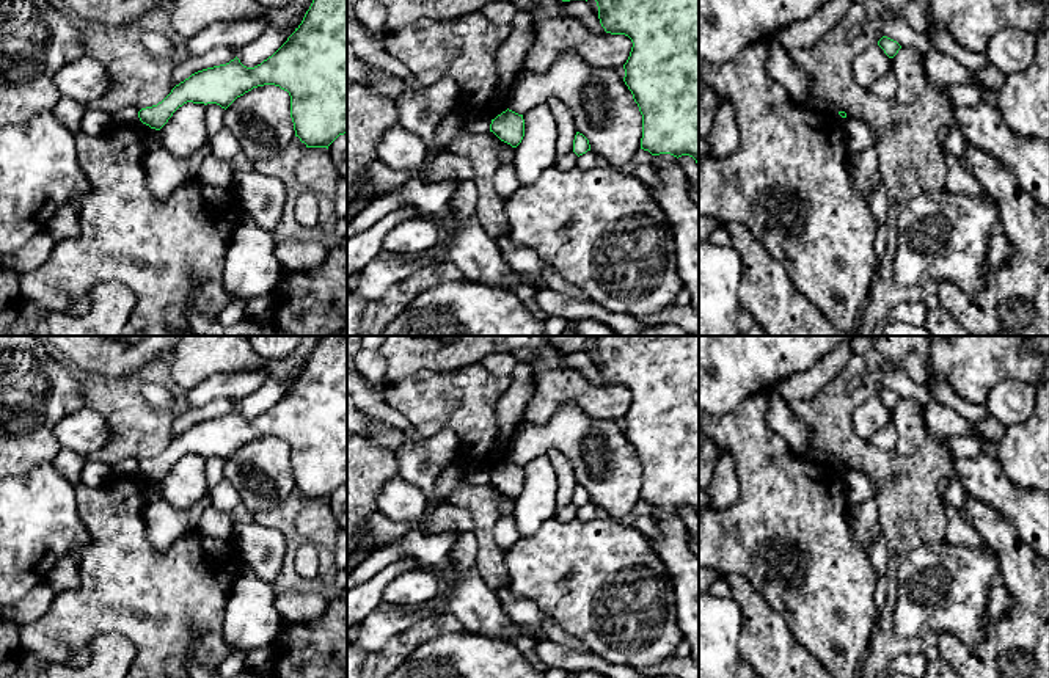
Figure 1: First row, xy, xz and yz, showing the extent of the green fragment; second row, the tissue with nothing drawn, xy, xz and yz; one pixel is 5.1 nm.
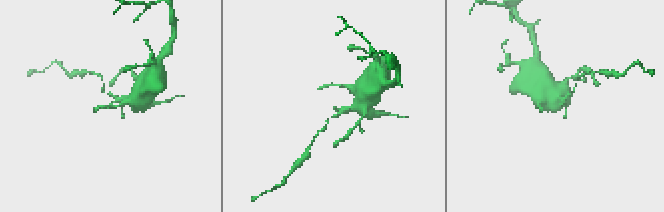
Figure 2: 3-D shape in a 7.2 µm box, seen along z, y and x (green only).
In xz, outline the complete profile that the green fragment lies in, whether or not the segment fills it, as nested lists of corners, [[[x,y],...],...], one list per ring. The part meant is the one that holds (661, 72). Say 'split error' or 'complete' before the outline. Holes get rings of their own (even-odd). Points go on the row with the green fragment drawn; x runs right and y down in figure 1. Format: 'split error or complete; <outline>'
complete; [[[595,0],[606,33],[625,35],[633,47],[623,82],[642,115],[641,149],[652,155],[689,155],[699,166],[699,0]]]

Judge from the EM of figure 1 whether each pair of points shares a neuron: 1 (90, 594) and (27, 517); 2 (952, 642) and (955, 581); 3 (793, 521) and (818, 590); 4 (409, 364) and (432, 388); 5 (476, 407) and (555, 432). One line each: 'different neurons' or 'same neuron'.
1: different neurons
2: different neurons
3: same neuron
4: different neurons
5: different neurons

